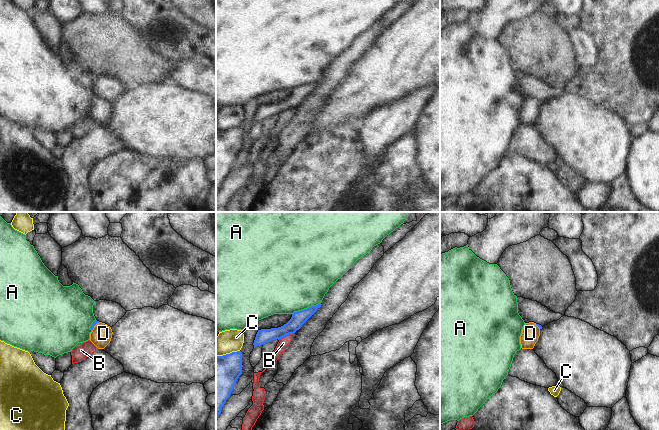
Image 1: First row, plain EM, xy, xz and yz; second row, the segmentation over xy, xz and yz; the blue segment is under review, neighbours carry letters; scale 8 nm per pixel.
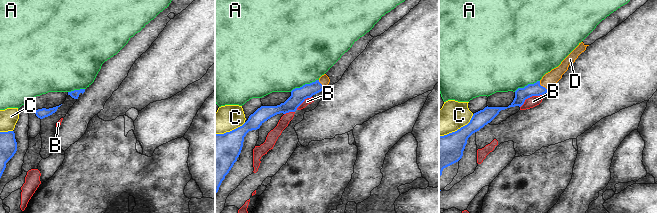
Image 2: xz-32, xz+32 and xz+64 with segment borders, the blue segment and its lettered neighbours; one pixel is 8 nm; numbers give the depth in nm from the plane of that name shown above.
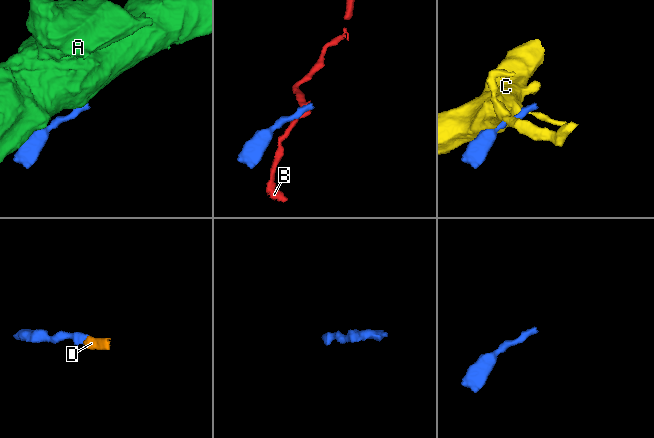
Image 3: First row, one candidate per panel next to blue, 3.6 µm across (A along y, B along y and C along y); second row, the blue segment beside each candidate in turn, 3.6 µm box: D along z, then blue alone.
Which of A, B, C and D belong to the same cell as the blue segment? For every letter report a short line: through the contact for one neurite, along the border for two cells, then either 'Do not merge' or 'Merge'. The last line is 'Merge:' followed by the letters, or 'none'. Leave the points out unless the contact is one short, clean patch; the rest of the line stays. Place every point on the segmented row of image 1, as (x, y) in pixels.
A: Line: xz (320, 302), (295, 311), (292, 314). Do not merge
B: Line: xz (291, 333), (278, 339). Do not merge
C: Line: xz (239, 350), (217, 356). Do not merge
D: Line: xy (95, 322), (94, 325), (101, 332), (101, 335). Merge
Merge: D.

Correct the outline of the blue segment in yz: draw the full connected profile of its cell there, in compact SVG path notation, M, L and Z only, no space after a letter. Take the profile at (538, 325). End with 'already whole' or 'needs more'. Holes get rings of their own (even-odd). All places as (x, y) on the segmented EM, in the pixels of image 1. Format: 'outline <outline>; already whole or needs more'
outline M534 322L525 323L520 336L522 349L533 349L540 336L542 326Z; needs more

